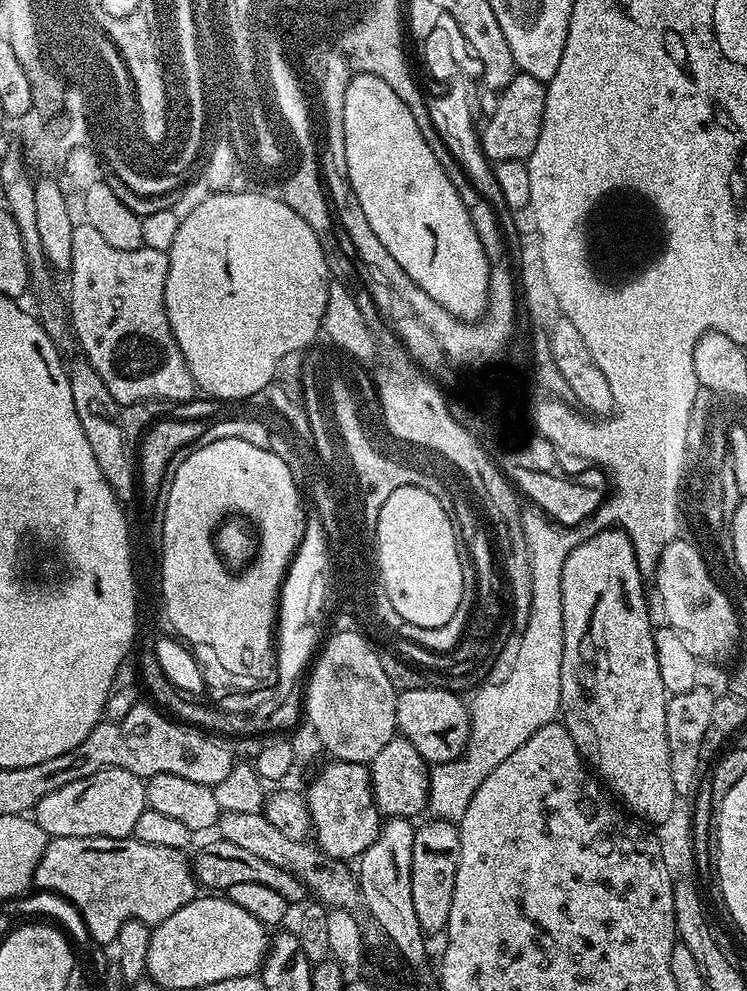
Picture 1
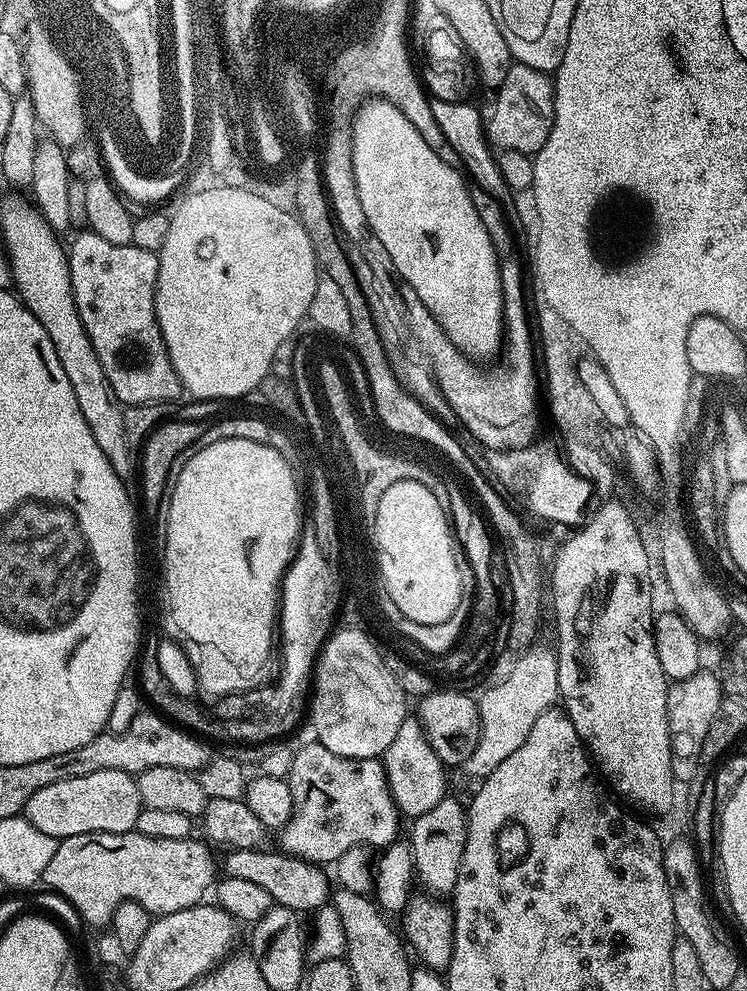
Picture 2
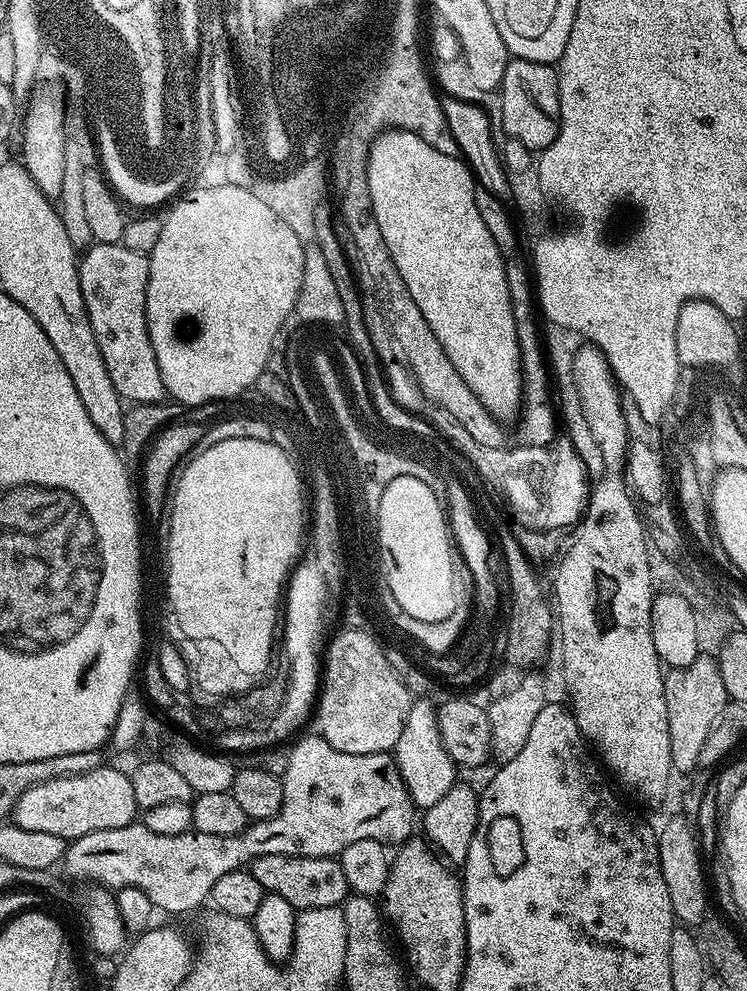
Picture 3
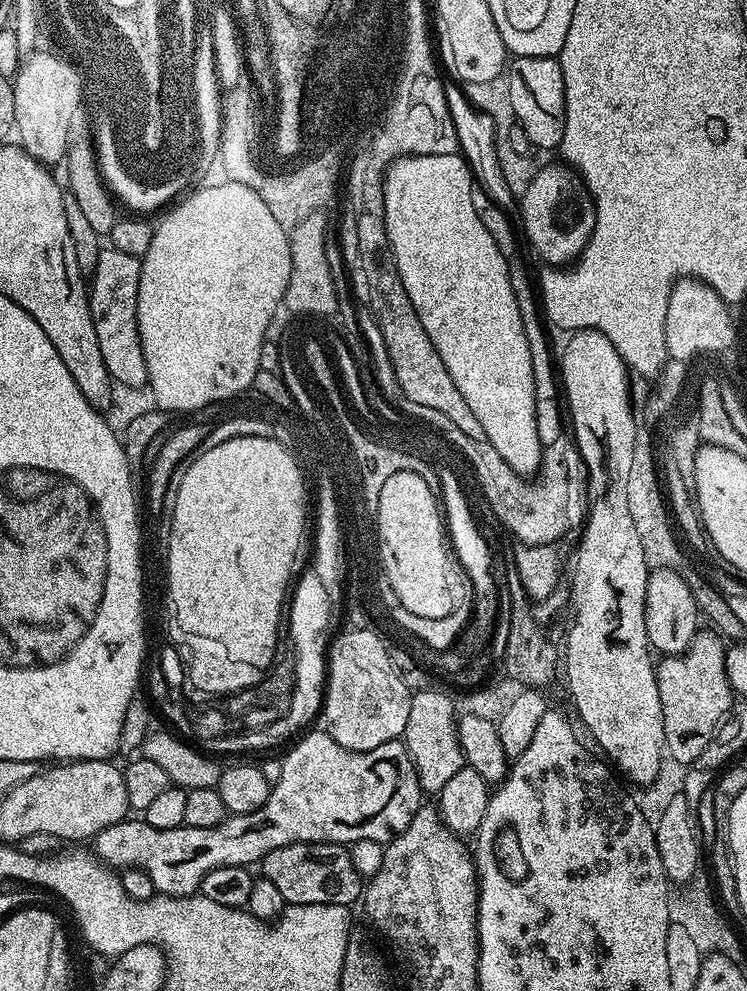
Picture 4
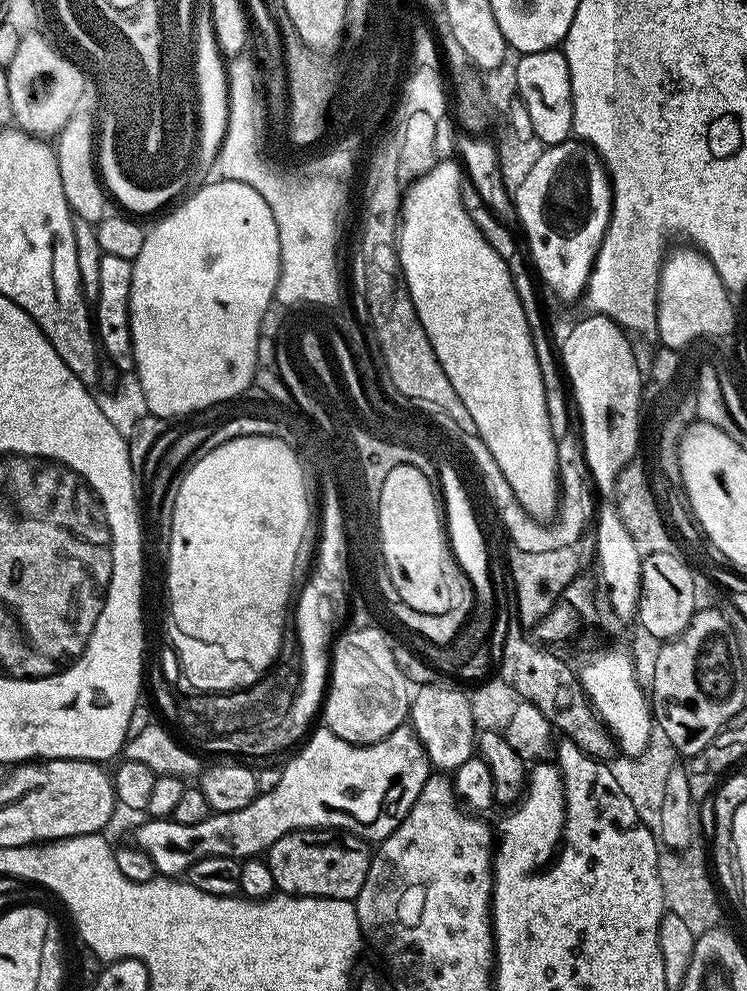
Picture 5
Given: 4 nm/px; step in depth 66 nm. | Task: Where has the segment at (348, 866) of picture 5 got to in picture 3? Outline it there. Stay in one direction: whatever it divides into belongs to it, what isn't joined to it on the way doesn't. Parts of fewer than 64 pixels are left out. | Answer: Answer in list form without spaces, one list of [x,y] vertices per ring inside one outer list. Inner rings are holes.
[[[266,854],[252,861],[250,870],[258,882],[262,882],[265,893],[273,892],[297,910],[306,908],[335,908],[343,905],[350,895],[346,876],[339,859],[330,856],[279,856]]]

